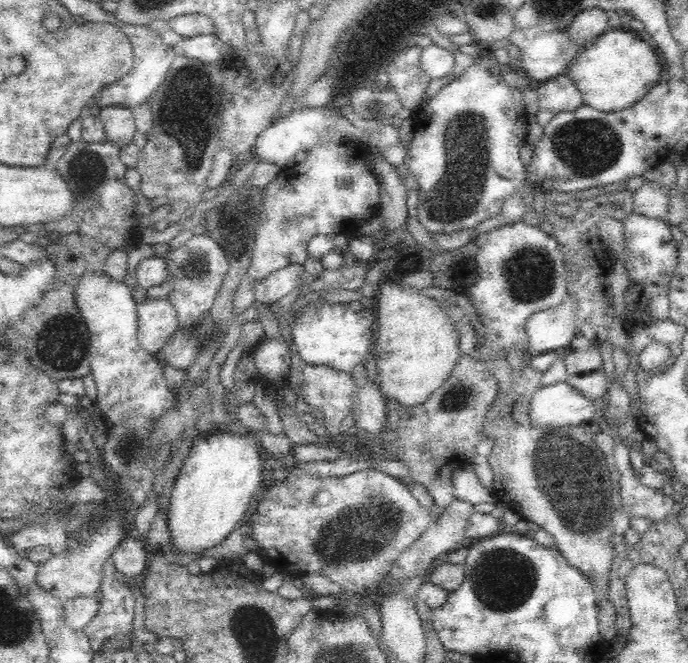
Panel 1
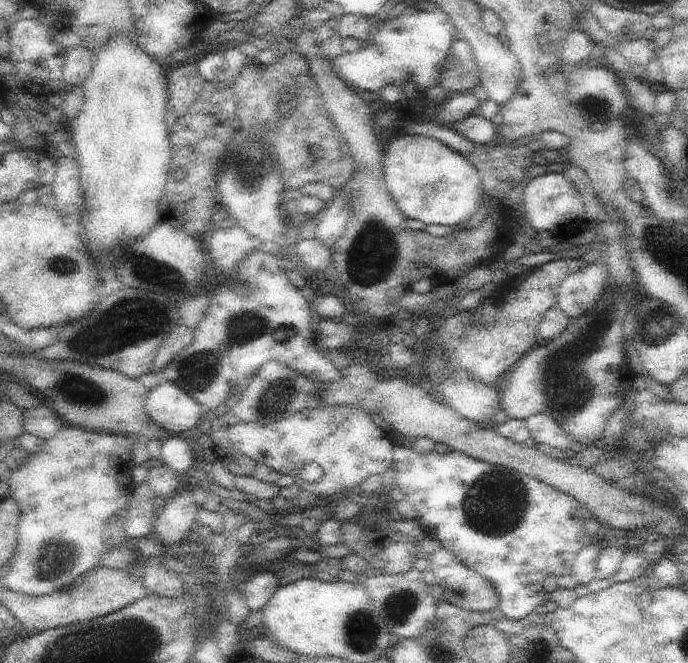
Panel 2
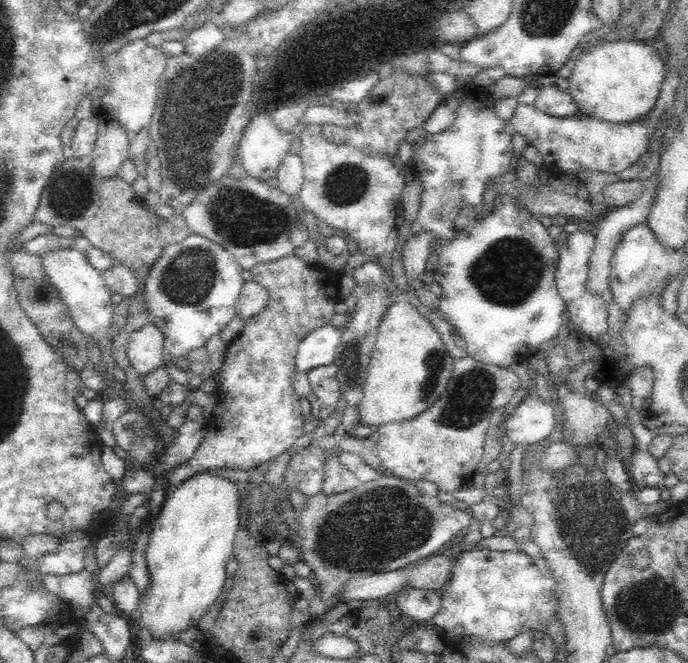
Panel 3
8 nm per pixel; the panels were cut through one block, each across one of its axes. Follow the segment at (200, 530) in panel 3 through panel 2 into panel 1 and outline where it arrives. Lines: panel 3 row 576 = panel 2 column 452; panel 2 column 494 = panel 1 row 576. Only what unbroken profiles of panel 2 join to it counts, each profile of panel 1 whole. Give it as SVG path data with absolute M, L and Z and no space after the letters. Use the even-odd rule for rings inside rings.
M126 536L126 538L122 540L122 544L114 550L112 560L114 560L118 572L124 574L124 580L126 580L128 584L138 586L138 582L140 582L144 570L148 568L150 556L148 556L148 548L146 548L144 540Z

